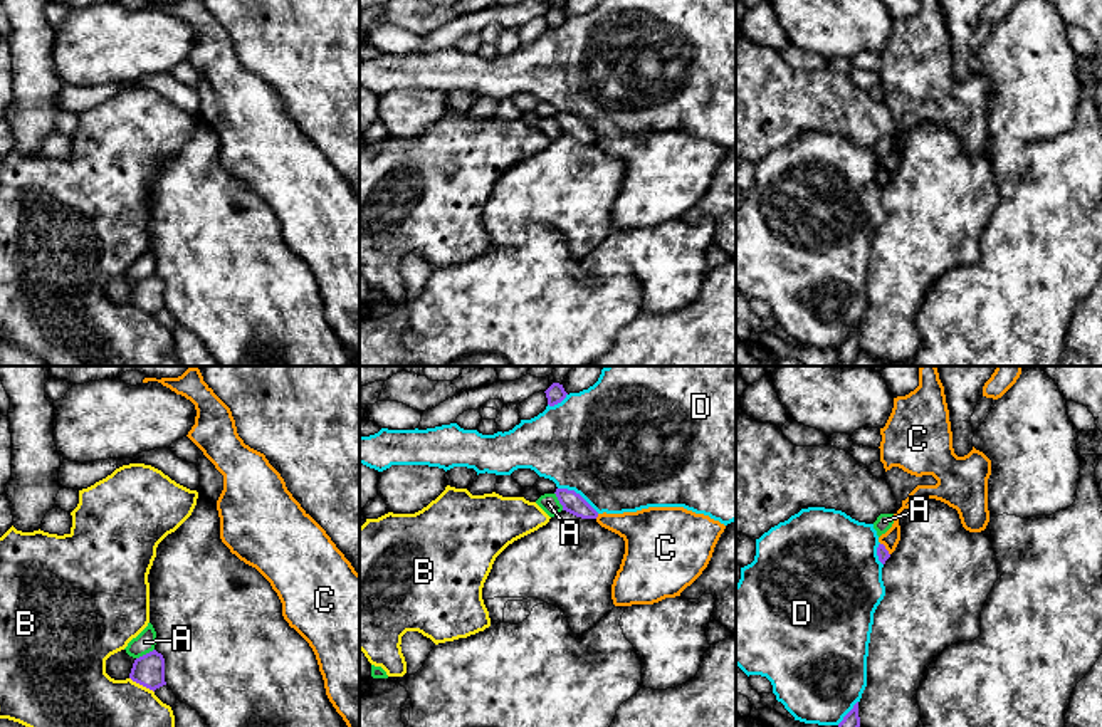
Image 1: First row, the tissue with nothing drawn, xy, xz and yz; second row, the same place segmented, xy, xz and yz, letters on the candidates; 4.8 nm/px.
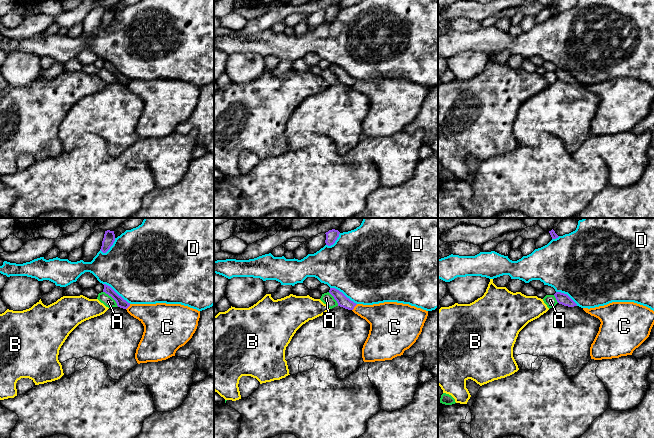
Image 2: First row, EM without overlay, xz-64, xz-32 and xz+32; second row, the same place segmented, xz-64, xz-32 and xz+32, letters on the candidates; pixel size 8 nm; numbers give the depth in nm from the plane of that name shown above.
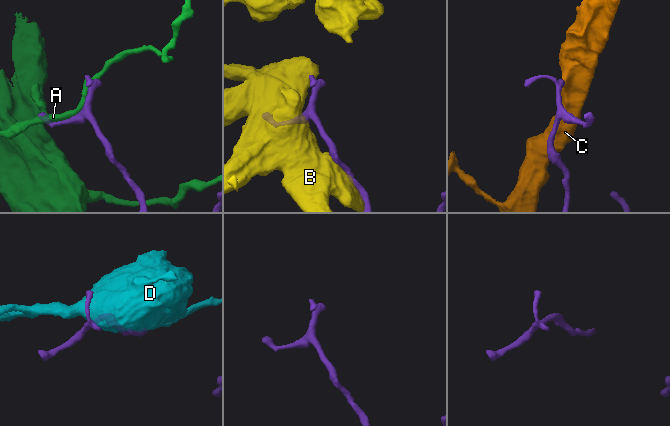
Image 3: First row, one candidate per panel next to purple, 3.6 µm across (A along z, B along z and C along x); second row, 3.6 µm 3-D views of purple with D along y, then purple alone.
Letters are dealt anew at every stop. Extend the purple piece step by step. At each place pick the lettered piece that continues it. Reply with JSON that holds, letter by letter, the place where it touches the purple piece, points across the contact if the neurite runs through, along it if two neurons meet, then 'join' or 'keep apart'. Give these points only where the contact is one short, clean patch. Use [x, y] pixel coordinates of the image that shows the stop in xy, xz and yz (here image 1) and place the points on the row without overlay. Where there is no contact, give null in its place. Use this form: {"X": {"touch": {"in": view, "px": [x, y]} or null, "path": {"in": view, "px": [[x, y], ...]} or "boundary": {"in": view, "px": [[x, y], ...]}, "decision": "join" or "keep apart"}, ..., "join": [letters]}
{"A": {"touch": {"in": "xy", "px": [146, 277]}, "decision": "keep apart"}, "B": {"touch": {"in": "xy", "px": [141, 308]}, "decision": "keep apart"}, "C": {"touch": {"in": "yz", "px": [886, 173]}, "boundary": {"in": "yz", "px": [[881, 167], [889, 178]]}, "decision": "keep apart"}, "D": {"touch": {"in": "xz", "px": [578, 118]}, "decision": "keep apart"}, "join": []}

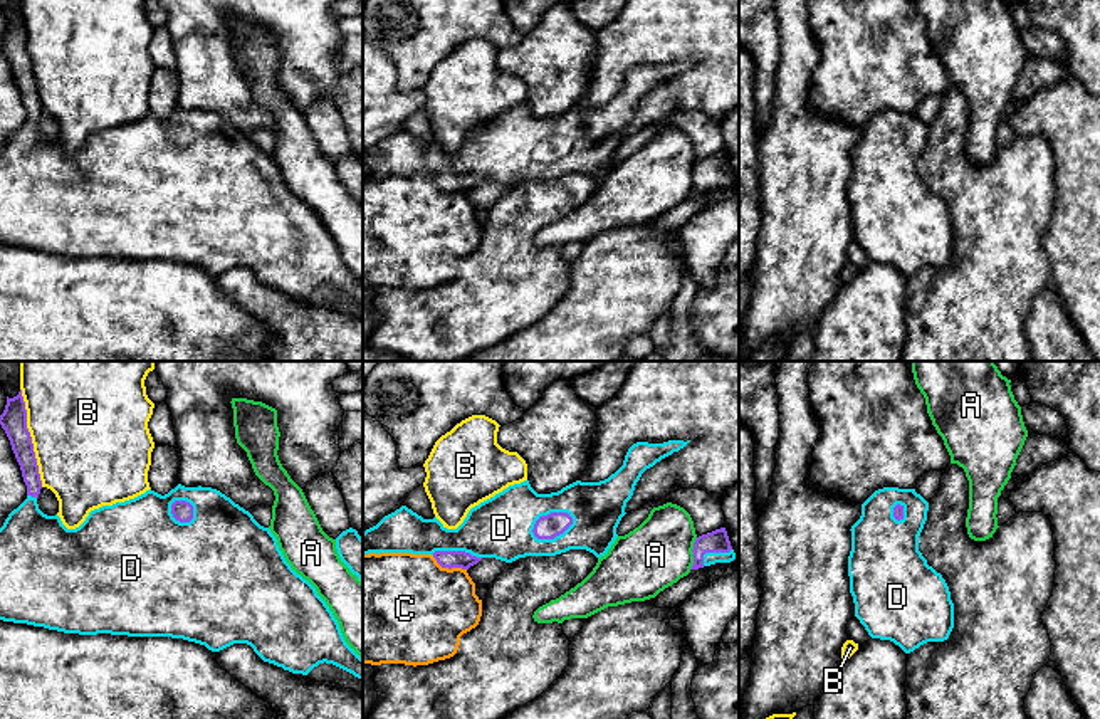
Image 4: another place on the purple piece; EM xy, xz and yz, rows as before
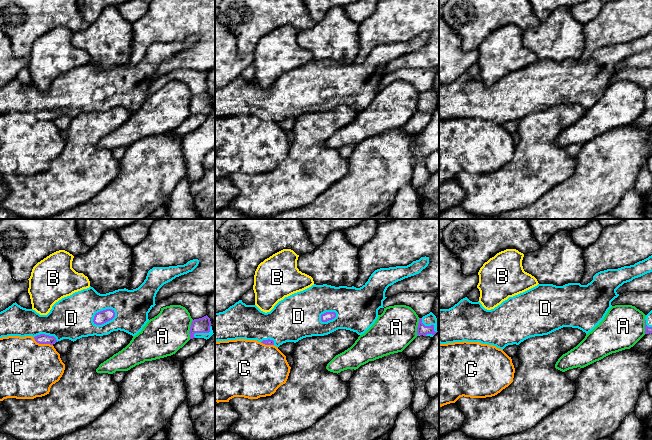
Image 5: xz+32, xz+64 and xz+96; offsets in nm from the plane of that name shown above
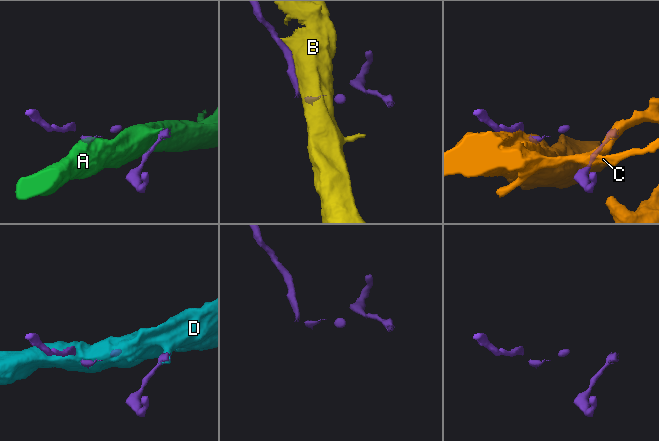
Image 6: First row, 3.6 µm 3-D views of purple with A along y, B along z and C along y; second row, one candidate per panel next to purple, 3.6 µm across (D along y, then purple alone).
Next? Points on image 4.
{"A": {"touch": {"in": "xz", "px": [692, 175]}, "decision": "keep apart"}, "B": {"touch": {"in": "xy", "px": [31, 61]}, "decision": "keep apart"}, "C": {"touch": {"in": "xz", "px": [449, 192]}, "decision": "keep apart"}, "D": {"touch": {"in": "xz", "px": [551, 136]}, "decision": "join"}, "join": ["D"]}

